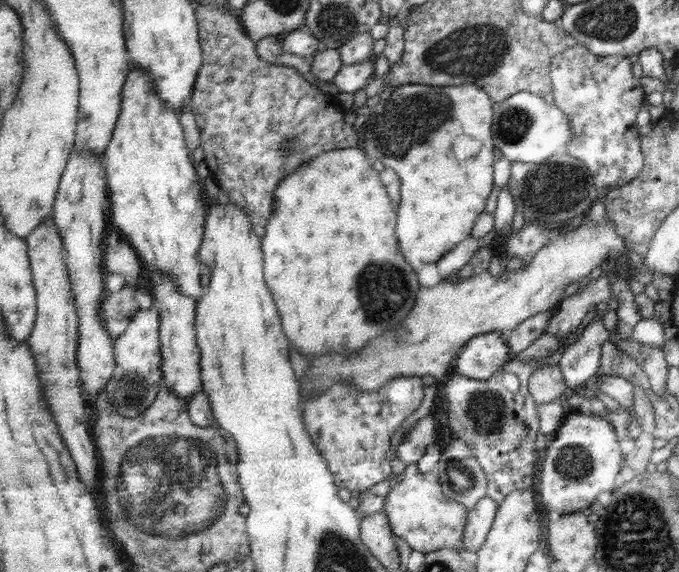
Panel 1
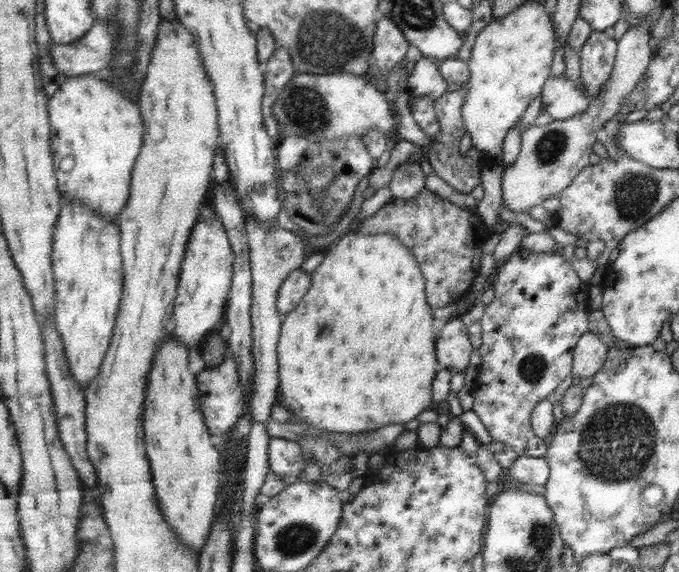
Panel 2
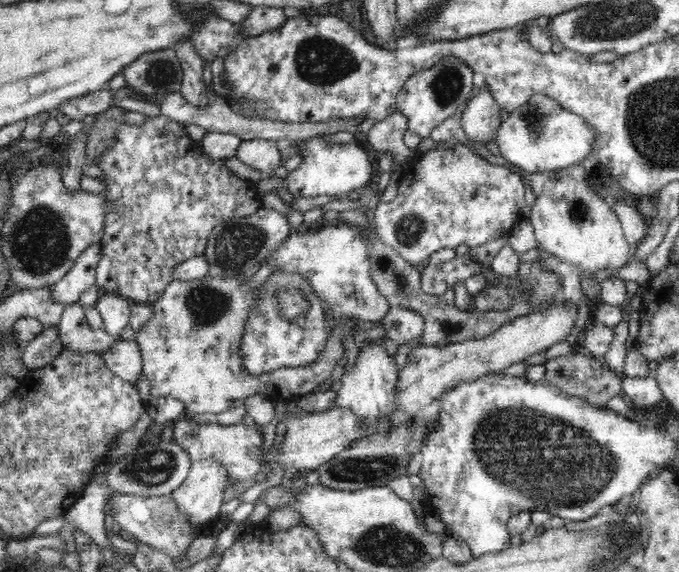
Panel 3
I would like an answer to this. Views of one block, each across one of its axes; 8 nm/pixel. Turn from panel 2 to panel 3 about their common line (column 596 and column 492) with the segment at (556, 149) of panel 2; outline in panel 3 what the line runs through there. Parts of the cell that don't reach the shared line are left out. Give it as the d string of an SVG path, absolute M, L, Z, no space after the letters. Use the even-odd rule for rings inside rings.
M486 84L468 100L463 112L463 130L470 141L496 142L496 132L502 126L501 108Z

